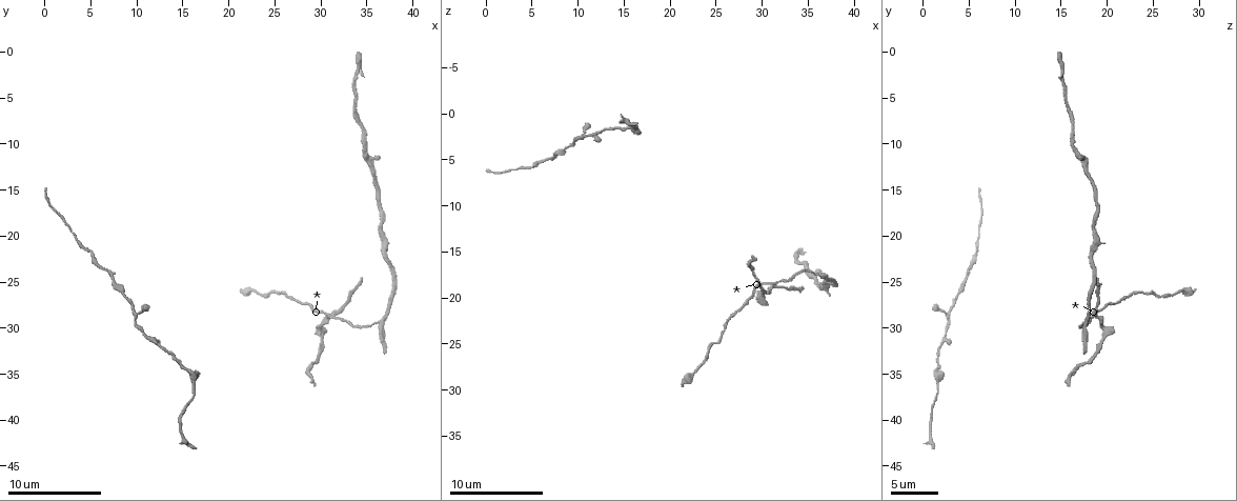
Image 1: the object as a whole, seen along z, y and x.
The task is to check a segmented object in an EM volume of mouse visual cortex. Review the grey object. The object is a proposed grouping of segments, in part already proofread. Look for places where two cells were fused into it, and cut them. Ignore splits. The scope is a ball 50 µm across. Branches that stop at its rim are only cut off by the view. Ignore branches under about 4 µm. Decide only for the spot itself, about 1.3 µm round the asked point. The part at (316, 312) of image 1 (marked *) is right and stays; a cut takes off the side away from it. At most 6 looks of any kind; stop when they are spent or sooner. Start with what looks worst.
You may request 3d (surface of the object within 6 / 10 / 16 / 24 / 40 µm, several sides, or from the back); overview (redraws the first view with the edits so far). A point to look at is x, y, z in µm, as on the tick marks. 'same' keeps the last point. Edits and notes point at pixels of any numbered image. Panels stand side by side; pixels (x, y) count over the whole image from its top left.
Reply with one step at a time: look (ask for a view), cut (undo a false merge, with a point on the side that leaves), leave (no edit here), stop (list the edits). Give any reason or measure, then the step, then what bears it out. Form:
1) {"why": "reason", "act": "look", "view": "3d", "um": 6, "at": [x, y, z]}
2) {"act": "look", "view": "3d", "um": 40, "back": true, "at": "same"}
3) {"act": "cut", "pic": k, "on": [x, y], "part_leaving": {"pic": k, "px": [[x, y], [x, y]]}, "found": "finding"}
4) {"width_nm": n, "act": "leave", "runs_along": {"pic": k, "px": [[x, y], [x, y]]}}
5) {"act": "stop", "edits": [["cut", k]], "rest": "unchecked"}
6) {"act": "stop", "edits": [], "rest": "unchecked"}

{"why": "four-way junction", "act": "look", "view": "3d", "um": 16, "at": [30.6, 29.2, 19.4]}

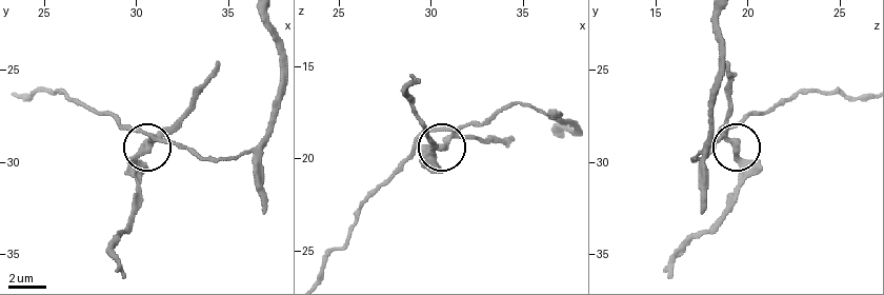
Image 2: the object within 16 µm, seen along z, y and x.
{"width_nm": 300, "act": "cut", "pic": 2, "on": [179, 117], "part_leaving": {"pic": 2, "px": [[722, 137], [740, 168], [734, 201], [687, 243], [670, 275]]}, "found": "two cells meet here"}

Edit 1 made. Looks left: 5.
{"act": "look", "view": "overview"}

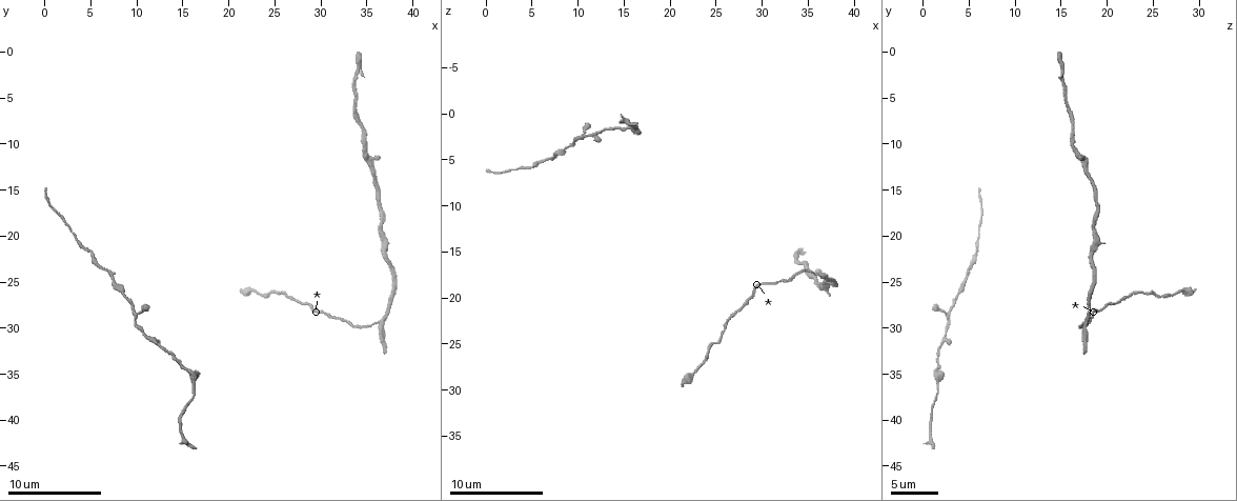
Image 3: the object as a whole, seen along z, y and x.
{"why": "two arms at a narrow angle", "act": "look", "view": "3d", "um": 6, "at": [16.4, 35.4, 1.4]}

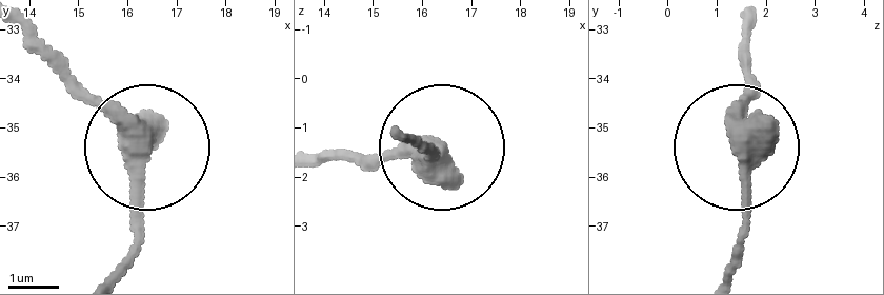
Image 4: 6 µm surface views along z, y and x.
{"why": "other side", "act": "look", "view": "3d", "um": 6, "back": true, "at": [16.15, 35.15, 1.40]}

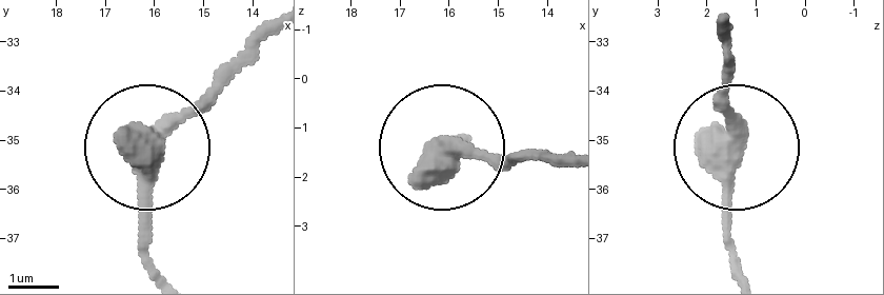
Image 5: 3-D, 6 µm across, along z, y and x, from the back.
{"width_nm": 380, "act": "leave", "found": "one cell here"}

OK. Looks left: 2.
{"why": "thick turns thin", "act": "look", "view": "3d", "um": 16, "at": [7.4, 25.0, 4.6]}

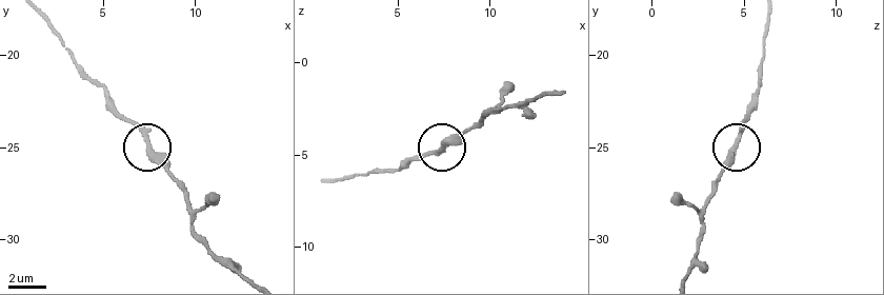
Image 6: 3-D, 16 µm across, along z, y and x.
{"act": "leave", "found": "one cell here"}

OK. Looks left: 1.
{"act": "stop", "edits": [["cut", 2]], "rest": "unchecked"}

